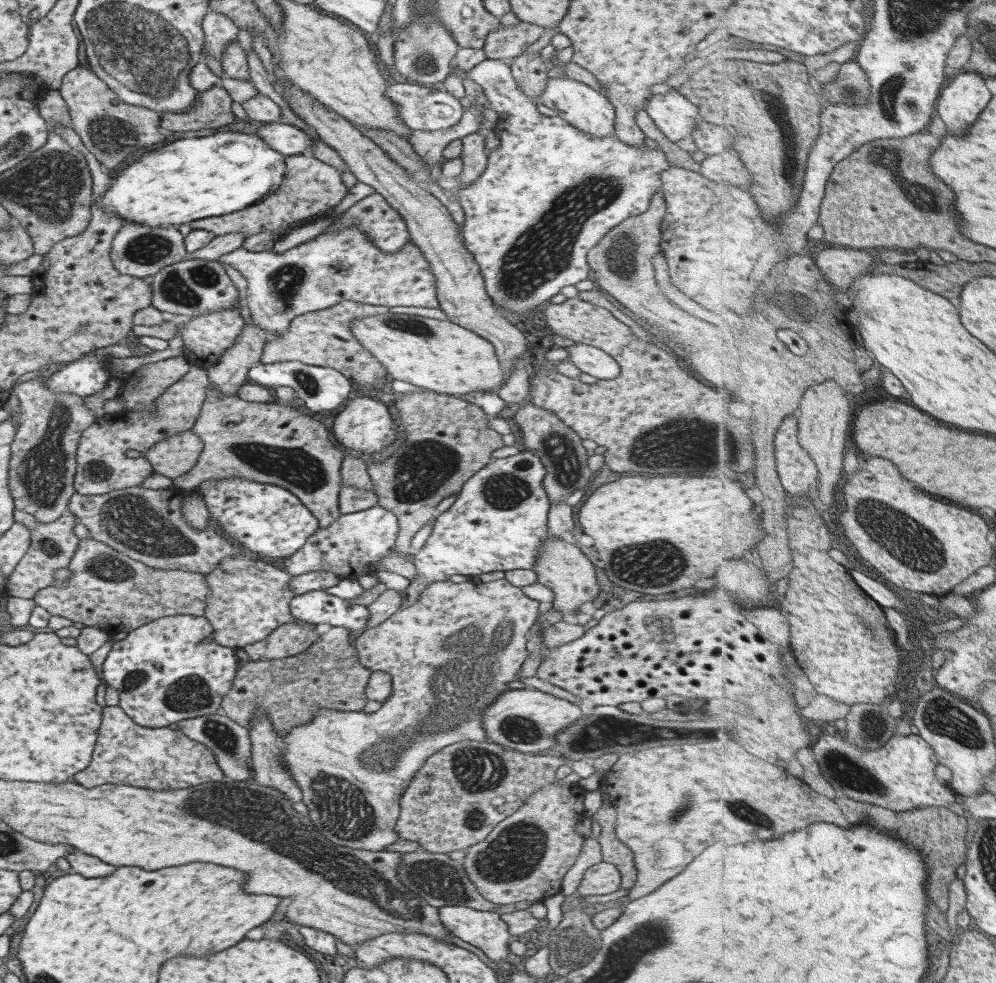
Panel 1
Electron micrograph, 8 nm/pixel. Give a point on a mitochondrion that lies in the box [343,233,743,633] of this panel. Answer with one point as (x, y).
(420, 471)

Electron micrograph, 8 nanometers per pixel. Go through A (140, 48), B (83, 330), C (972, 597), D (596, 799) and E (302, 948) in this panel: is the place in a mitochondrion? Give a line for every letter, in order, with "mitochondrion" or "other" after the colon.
A: mitochondrion
B: mitochondrion
C: other
D: other
E: other

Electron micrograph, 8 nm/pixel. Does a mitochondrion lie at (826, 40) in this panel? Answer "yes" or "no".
no

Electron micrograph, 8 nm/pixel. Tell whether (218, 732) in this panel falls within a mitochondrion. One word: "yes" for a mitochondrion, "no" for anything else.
yes

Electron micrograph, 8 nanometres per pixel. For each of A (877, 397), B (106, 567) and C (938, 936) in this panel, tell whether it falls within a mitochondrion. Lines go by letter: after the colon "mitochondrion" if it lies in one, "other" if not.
A: other
B: mitochondrion
C: other

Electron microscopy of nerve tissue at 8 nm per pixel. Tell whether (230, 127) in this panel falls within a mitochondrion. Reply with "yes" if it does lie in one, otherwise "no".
no

